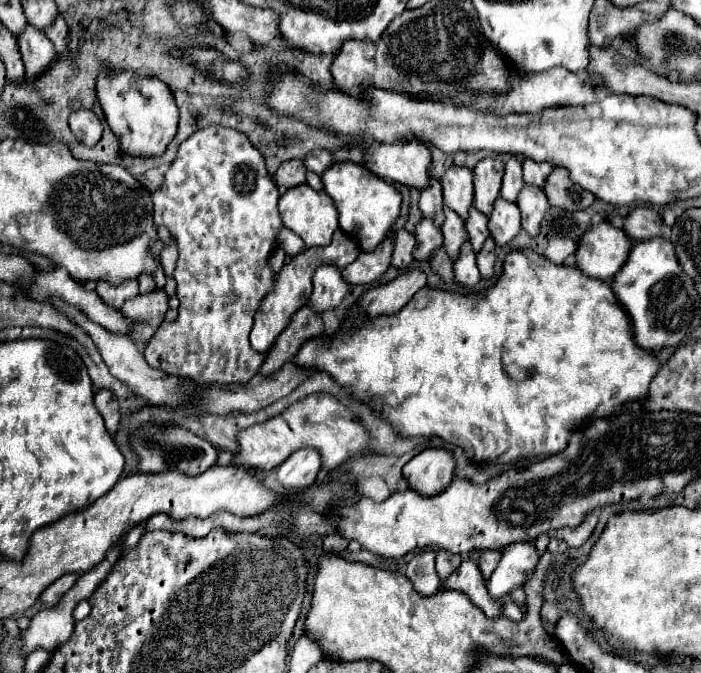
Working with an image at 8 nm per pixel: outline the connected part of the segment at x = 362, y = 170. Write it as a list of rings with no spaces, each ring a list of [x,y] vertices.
[[[342,161],[332,165],[332,169],[326,169],[322,175],[324,191],[332,197],[338,215],[340,215],[340,229],[354,237],[362,251],[374,249],[394,227],[398,215],[400,215],[400,203],[402,195],[384,179],[376,177],[372,171],[368,171],[364,165]]]

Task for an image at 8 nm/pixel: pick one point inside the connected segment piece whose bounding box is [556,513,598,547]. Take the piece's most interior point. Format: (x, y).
(574, 537)

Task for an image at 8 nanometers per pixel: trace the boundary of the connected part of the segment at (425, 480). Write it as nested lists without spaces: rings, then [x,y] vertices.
[[[424,449],[402,469],[410,489],[422,495],[434,495],[448,487],[454,477],[454,455],[446,449]]]

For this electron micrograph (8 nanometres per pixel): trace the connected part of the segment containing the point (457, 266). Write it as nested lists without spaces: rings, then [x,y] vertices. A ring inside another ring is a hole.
[[[464,241],[460,247],[460,255],[454,261],[454,279],[466,287],[474,287],[480,279],[480,271],[476,267],[476,253],[472,251],[470,241]]]

